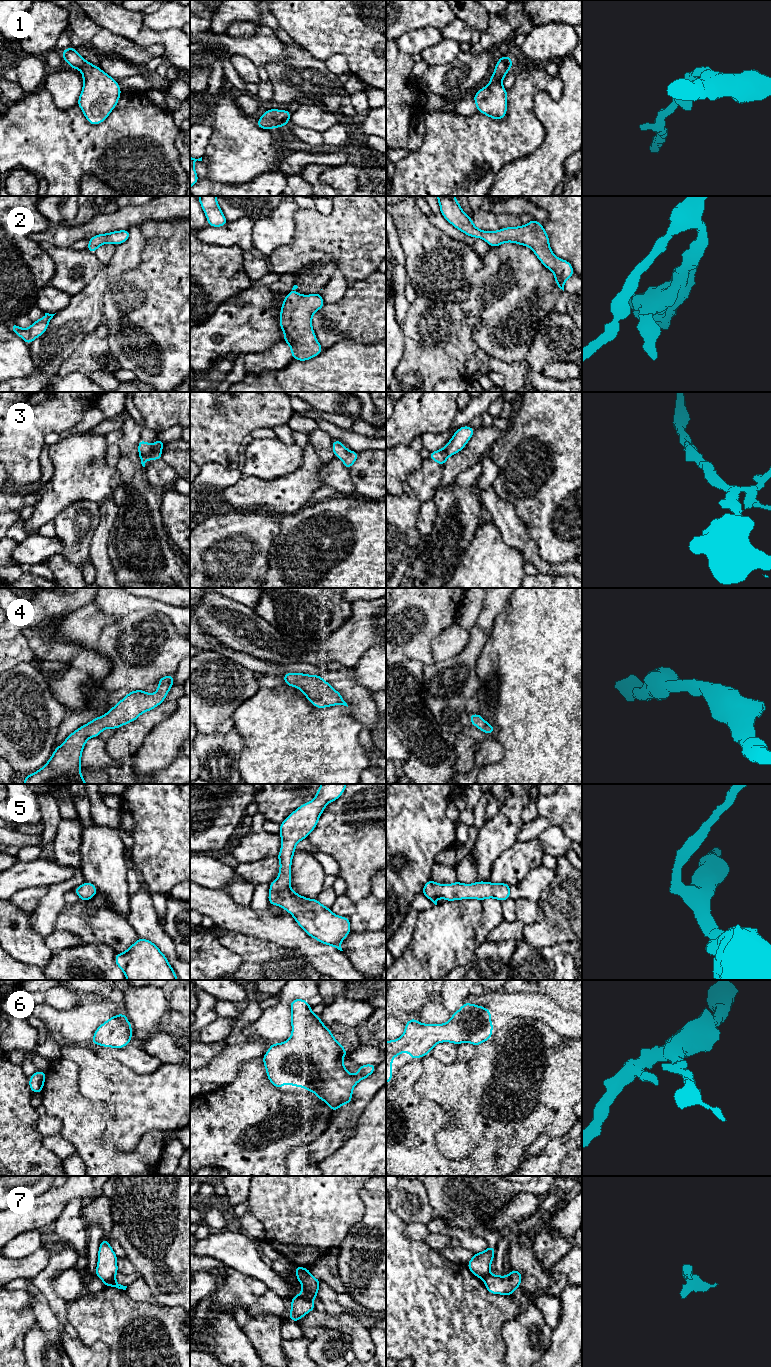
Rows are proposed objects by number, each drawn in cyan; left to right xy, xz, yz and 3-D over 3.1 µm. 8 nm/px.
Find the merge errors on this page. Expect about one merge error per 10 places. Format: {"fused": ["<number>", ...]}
{"fused": ["7"]}

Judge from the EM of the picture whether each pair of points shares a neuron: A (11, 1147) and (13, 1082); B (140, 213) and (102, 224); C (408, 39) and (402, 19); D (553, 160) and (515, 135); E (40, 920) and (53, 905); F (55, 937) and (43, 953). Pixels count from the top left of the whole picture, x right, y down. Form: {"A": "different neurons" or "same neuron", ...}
{"A": "same neuron", "B": "same neuron", "C": "different neurons", "D": "different neurons", "E": "same neuron", "F": "different neurons"}

